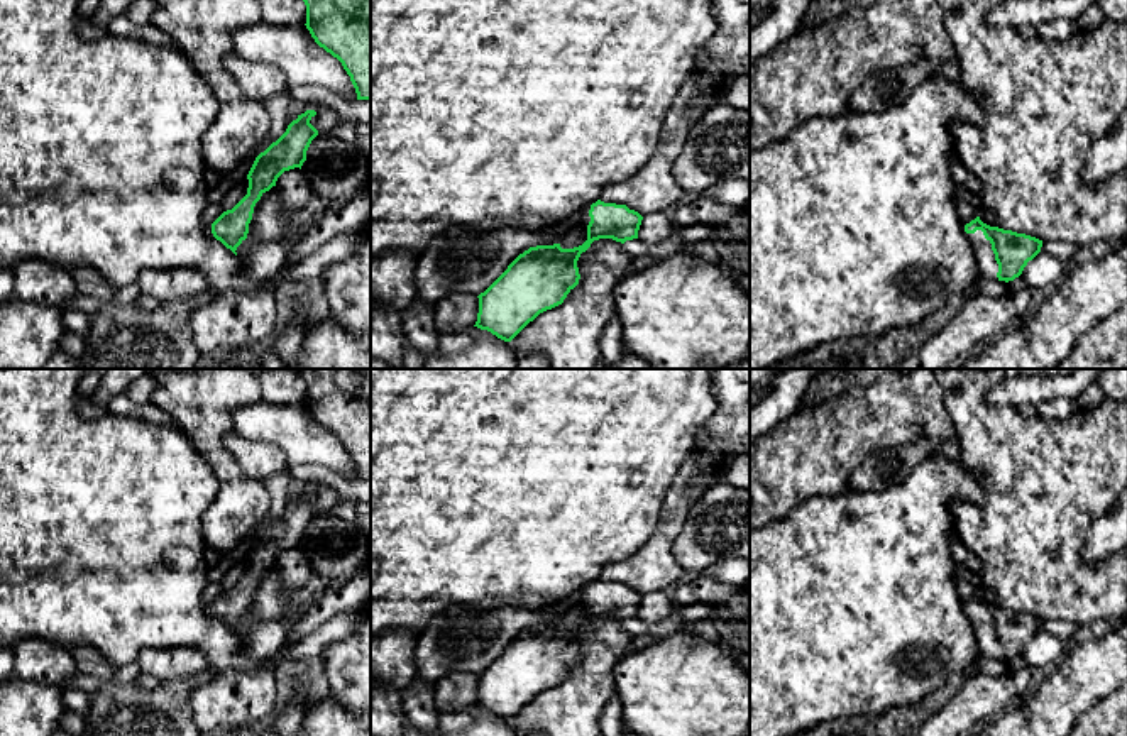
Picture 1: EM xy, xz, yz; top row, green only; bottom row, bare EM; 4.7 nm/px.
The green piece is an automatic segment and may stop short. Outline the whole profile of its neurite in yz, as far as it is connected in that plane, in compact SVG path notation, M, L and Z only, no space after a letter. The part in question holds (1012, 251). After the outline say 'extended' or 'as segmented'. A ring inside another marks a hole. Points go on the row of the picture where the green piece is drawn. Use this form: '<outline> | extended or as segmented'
M980 217L966 223L965 232L978 261L975 281L978 277L1014 281L1042 247L1042 240L1036 237L990 227Z | extended

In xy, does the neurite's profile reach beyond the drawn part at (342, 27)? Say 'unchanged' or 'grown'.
unchanged

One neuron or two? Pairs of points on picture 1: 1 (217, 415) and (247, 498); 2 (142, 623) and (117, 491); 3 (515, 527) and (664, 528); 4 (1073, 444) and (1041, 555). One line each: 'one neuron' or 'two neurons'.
1: one neuron
2: one neuron
3: two neurons
4: one neuron

